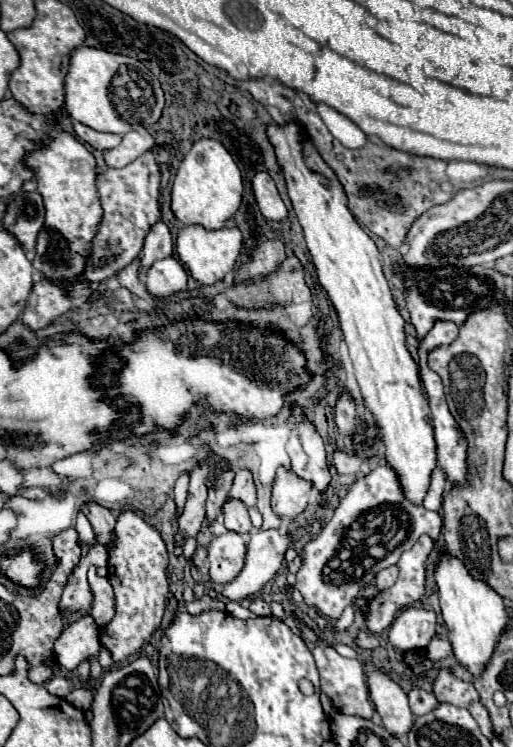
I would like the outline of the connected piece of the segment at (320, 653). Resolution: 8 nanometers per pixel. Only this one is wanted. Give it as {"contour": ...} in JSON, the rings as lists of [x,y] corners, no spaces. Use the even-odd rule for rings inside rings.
{"contour":[[[297,620],[297,626],[301,628],[303,632],[303,640],[307,642],[309,650],[313,652],[315,656],[315,662],[317,662],[317,668],[319,668],[319,676],[321,676],[321,690],[331,698],[333,706],[343,712],[343,714],[355,714],[355,716],[361,716],[361,718],[371,718],[373,714],[373,706],[369,702],[369,694],[367,694],[367,688],[365,688],[365,674],[363,674],[363,666],[357,662],[357,660],[351,660],[351,658],[343,658],[335,652],[335,648],[331,648],[327,642],[319,640],[307,626],[303,626],[299,620]]]}

